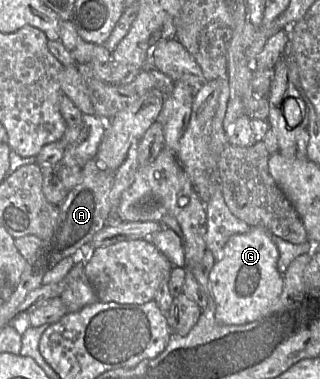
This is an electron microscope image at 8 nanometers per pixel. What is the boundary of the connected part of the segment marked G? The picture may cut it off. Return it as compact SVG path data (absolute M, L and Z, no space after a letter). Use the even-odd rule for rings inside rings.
M254 226L246 233L232 235L226 242L222 259L215 262L209 274L217 322L243 325L256 321L281 295L283 274L277 268L279 252L272 235L267 229Z

